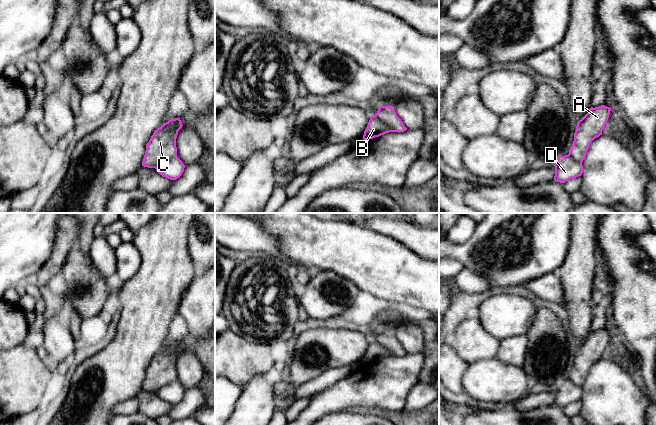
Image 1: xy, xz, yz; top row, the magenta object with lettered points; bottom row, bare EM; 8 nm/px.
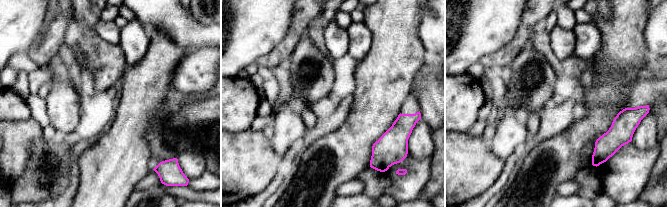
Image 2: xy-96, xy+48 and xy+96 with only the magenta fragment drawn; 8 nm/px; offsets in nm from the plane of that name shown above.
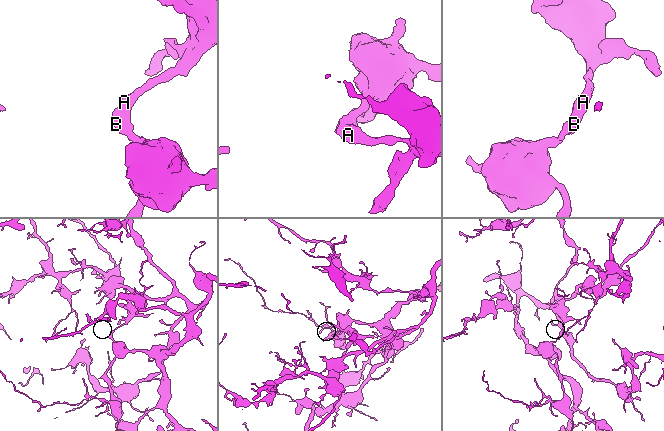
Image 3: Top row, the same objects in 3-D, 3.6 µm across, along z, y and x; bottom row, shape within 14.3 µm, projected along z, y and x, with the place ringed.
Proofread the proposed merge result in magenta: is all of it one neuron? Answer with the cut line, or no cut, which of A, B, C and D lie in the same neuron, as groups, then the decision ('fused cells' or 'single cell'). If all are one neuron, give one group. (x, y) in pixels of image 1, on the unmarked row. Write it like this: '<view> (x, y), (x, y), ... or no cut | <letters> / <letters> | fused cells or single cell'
xy (176, 379), (163, 384), (155, 392) | A B C / D | fused cells

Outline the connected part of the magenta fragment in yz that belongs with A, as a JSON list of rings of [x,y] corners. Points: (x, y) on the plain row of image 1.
[[[605,329],[591,331],[588,337],[578,345],[574,365],[569,374],[569,379],[574,384],[583,386],[591,366],[602,359],[610,335],[611,332]]]

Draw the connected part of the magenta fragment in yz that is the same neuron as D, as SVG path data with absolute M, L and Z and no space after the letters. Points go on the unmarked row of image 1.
M569 378L559 380L555 386L554 404L560 407L581 400L583 397L582 386L574 384Z

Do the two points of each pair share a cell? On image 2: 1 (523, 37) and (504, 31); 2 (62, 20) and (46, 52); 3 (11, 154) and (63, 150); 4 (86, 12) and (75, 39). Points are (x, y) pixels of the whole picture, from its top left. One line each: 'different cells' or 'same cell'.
1: different cells
2: same cell
3: different cells
4: different cells

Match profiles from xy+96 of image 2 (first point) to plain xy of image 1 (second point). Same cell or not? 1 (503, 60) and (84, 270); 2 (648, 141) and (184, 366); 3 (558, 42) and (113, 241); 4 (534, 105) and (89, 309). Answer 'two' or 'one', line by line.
1: two
2: one
3: two
4: one

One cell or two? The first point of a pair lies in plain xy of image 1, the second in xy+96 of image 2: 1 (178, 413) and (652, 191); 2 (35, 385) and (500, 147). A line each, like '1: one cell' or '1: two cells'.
1: two cells
2: two cells

